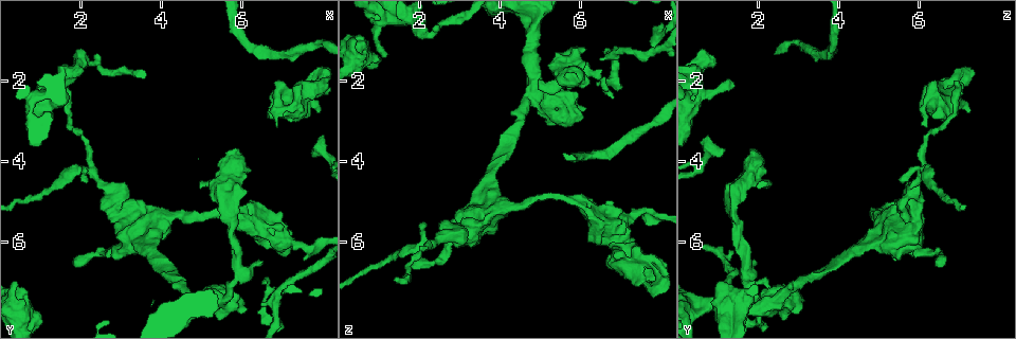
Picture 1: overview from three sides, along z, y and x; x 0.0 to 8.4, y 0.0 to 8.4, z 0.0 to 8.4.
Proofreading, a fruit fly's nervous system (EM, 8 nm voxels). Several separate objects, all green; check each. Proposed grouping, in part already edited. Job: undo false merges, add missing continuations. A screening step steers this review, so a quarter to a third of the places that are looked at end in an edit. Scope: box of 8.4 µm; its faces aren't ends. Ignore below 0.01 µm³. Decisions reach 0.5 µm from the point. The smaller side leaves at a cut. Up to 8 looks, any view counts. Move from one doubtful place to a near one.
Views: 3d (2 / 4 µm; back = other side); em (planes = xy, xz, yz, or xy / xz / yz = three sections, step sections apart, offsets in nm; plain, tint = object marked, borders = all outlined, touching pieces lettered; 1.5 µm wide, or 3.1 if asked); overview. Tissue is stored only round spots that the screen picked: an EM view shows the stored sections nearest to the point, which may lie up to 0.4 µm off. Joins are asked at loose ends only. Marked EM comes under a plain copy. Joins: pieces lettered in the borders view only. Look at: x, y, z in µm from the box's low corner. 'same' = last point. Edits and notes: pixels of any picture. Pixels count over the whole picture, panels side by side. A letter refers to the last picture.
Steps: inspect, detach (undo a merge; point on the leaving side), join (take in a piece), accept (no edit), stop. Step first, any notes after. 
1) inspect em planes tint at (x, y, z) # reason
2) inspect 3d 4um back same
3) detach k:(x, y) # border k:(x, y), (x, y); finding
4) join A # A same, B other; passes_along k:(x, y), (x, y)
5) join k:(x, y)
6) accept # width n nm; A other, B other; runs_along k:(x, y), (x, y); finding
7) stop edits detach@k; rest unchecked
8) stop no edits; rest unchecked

inspect em planes borders at (6.25, 4.25, 2.05) # an open end

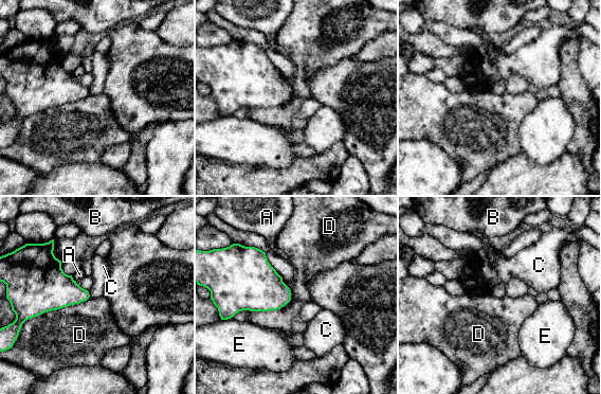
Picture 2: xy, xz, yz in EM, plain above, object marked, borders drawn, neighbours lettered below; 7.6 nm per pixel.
accept # longest_contact D 550 nm; A other, B other, C other, D other, E other; border 2:(89, 297), (23, 323); no lettered piece goes on from it

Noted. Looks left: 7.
inspect 3d 4um at (7.90, 1.90, 7.10)

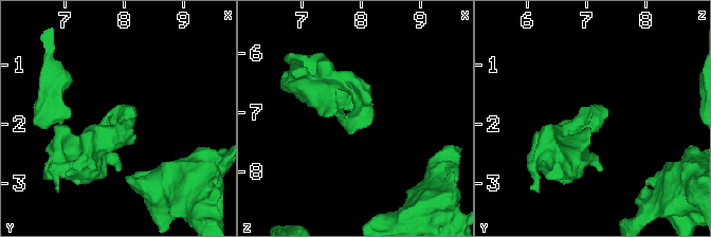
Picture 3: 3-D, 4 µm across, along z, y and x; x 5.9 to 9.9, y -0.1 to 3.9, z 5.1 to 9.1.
inspect em planes borders at (7.85, 1.80, 7.10) # shape alone is not enough

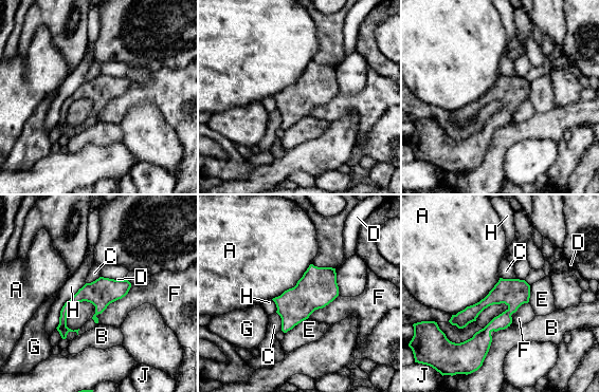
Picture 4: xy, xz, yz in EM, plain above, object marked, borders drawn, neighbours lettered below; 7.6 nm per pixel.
accept # width 220 nm; A other, B other, C other, D other, E other, F other, G other, H other, J other; all the same cell

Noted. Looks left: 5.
inspect em planes borders at (1.15, 2.10, 1.40) # branch stops here

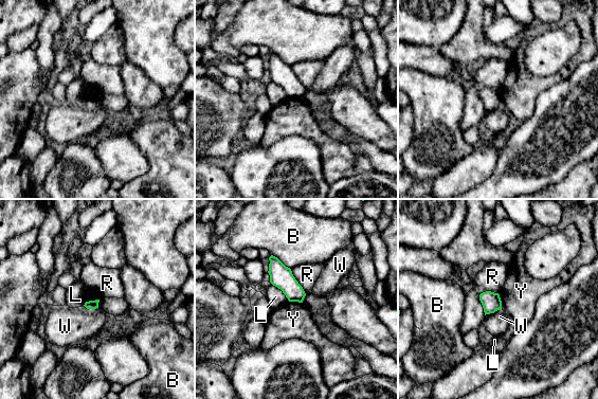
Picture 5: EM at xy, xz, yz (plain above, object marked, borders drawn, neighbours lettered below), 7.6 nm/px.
accept # B other, L other, R other, W other, Y other; border 5:(497, 293), (502, 308); no lettered piece goes on from it

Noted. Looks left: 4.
stop no edits; rest unchecked

